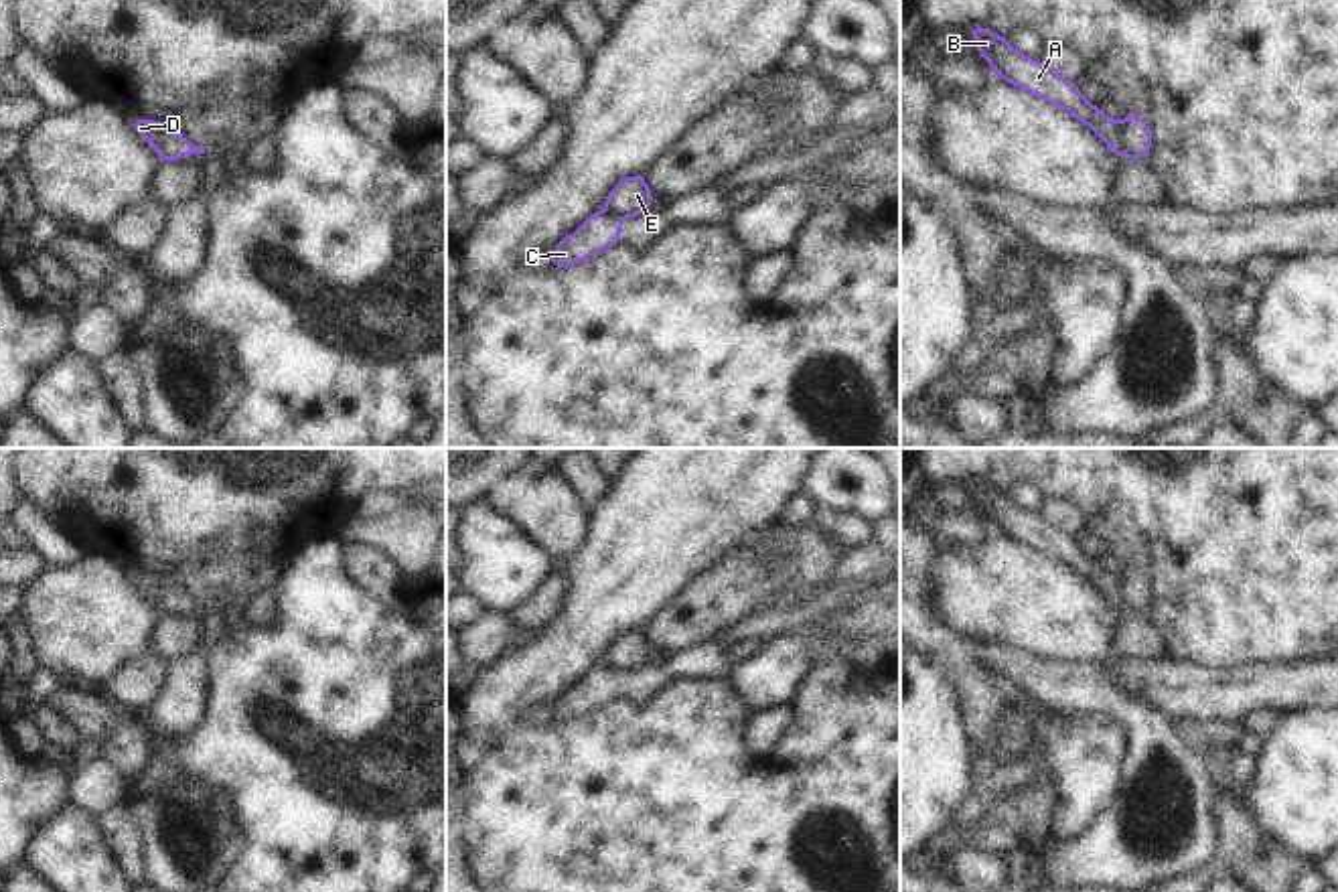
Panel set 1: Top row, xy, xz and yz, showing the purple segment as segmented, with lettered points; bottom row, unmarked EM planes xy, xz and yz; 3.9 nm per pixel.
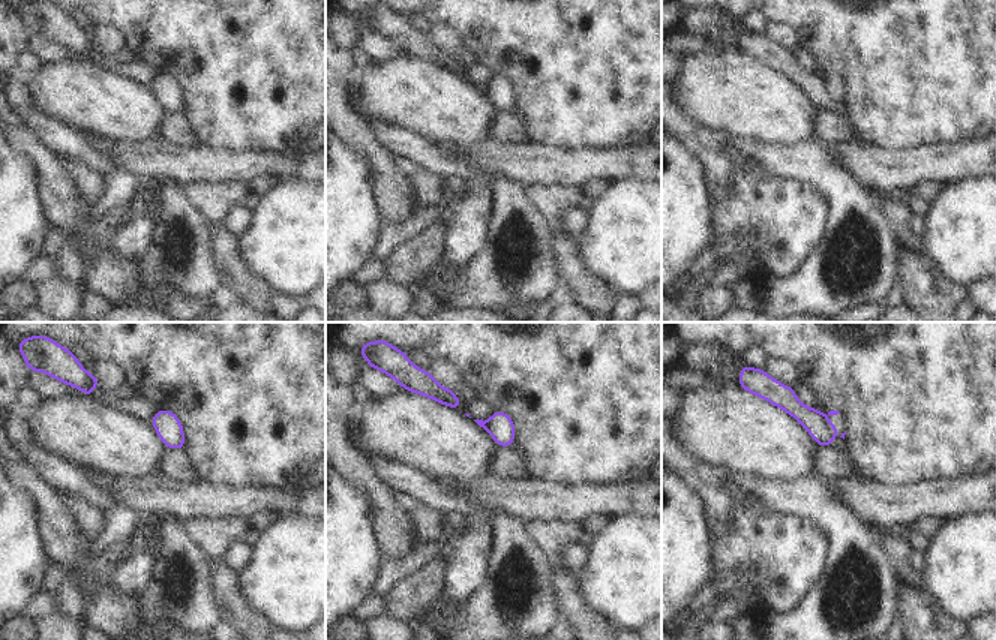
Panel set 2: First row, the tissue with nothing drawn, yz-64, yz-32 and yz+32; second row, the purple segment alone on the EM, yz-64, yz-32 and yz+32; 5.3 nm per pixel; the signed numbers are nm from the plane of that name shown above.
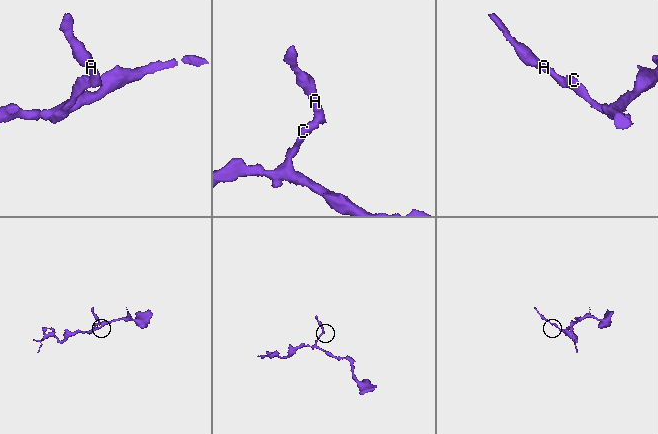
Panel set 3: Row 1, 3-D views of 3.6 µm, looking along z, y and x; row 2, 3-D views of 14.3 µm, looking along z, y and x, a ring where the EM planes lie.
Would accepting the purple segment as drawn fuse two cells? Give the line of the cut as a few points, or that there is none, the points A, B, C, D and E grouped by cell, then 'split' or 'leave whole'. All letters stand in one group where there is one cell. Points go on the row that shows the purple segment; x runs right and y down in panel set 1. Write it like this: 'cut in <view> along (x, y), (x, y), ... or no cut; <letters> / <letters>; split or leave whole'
cut in yz along (1122, 122), (1122, 138), (1132, 157); A B E / C D; split

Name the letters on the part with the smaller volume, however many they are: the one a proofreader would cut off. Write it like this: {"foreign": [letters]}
{"foreign": ["A", "B", "E"]}

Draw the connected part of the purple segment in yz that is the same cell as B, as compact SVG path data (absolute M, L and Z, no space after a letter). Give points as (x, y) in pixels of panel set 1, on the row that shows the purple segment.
M971 24L971 34L979 55L999 79L1072 114L1087 124L1111 152L1123 160L1131 158L1131 150L1123 140L1123 122L1103 116L1099 105L1083 97L1074 81L1060 77L1038 59L1024 57L1006 36L989 32L985 26Z

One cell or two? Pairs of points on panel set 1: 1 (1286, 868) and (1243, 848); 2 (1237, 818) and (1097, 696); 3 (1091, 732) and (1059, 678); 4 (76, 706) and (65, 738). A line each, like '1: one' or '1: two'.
1: one
2: two
3: two
4: two

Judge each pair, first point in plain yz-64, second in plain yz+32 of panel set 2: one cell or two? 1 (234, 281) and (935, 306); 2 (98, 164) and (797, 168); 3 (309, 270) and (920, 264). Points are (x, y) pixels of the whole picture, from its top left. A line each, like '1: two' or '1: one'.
1: one
2: one
3: two

